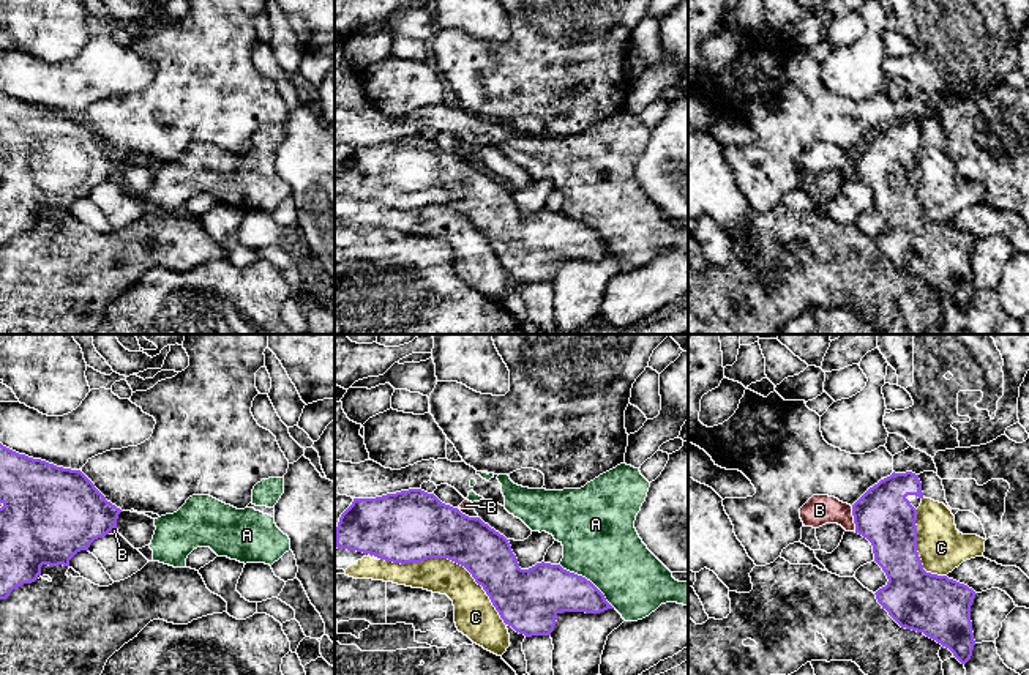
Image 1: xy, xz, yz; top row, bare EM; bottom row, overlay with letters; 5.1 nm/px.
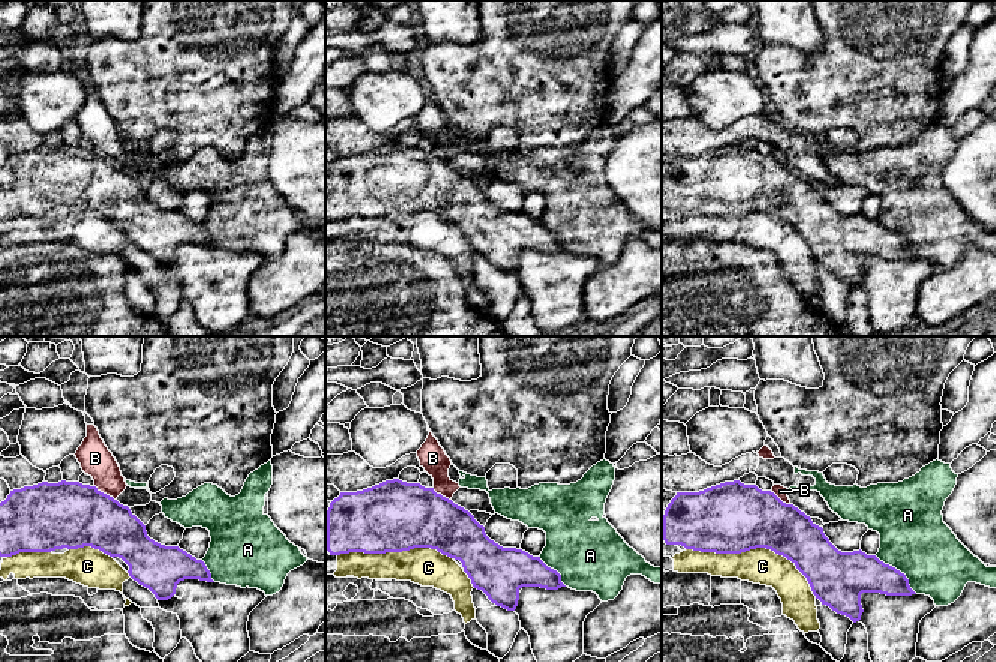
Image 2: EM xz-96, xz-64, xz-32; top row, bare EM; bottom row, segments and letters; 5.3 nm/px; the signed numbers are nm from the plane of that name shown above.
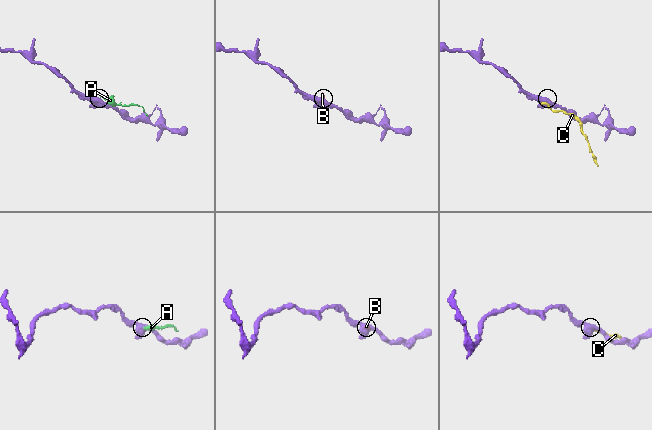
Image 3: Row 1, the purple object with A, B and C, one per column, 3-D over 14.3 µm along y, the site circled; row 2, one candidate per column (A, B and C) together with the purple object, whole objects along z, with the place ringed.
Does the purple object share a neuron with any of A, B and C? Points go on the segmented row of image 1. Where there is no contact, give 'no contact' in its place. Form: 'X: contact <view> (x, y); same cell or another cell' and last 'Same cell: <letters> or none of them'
A: contact xz (586, 579); another cell
B: contact yz (854, 519); another cell
C: contact xz (450, 559); another cell
Same cell: none of them

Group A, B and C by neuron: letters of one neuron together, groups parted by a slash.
A B / C

